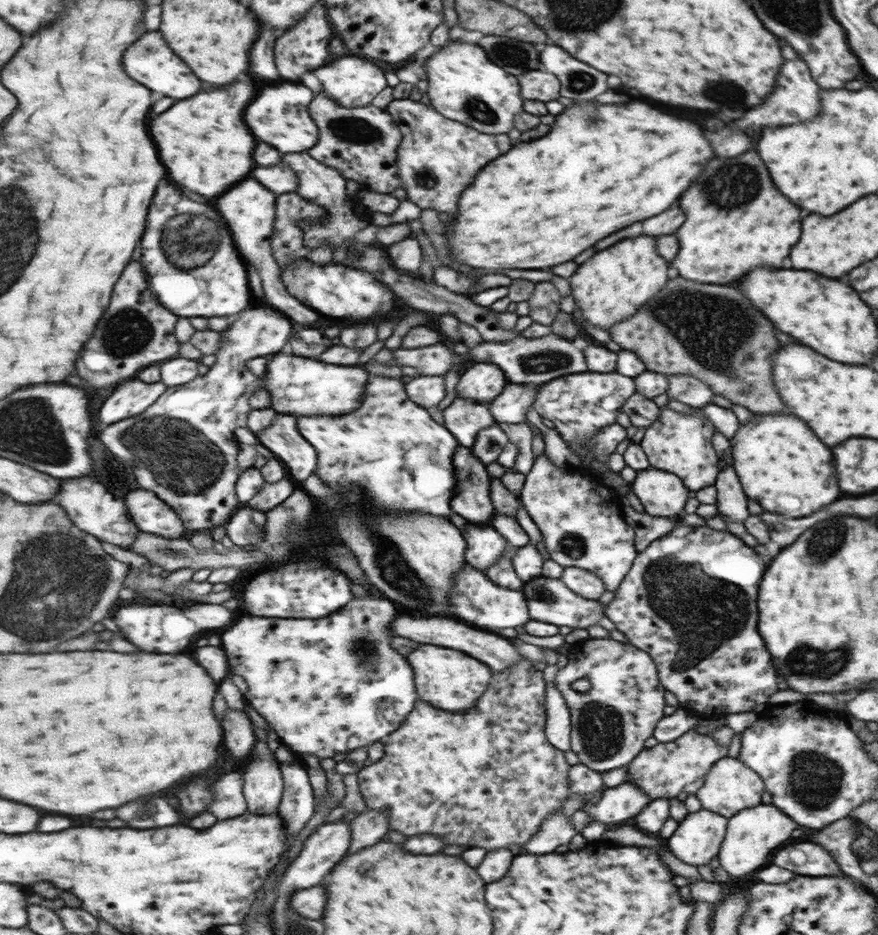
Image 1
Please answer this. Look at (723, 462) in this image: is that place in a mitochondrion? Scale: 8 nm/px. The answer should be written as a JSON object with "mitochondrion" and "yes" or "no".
{"mitochondrion":"no"}

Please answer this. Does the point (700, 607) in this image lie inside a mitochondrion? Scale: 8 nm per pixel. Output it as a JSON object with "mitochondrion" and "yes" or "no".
{"mitochondrion":"yes"}

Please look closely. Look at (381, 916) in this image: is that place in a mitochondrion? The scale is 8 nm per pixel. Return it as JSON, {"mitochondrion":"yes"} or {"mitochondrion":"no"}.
{"mitochondrion":"no"}

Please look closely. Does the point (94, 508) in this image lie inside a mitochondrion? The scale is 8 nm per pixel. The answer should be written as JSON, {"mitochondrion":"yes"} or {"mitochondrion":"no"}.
{"mitochondrion":"no"}

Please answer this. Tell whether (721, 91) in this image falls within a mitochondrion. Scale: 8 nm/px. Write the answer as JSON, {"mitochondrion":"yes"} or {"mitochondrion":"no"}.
{"mitochondrion":"yes"}

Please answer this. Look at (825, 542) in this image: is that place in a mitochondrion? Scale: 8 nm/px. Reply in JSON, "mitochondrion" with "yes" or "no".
{"mitochondrion":"yes"}

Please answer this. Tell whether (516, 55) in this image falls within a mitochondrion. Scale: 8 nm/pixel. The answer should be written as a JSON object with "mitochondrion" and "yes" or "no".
{"mitochondrion":"yes"}

